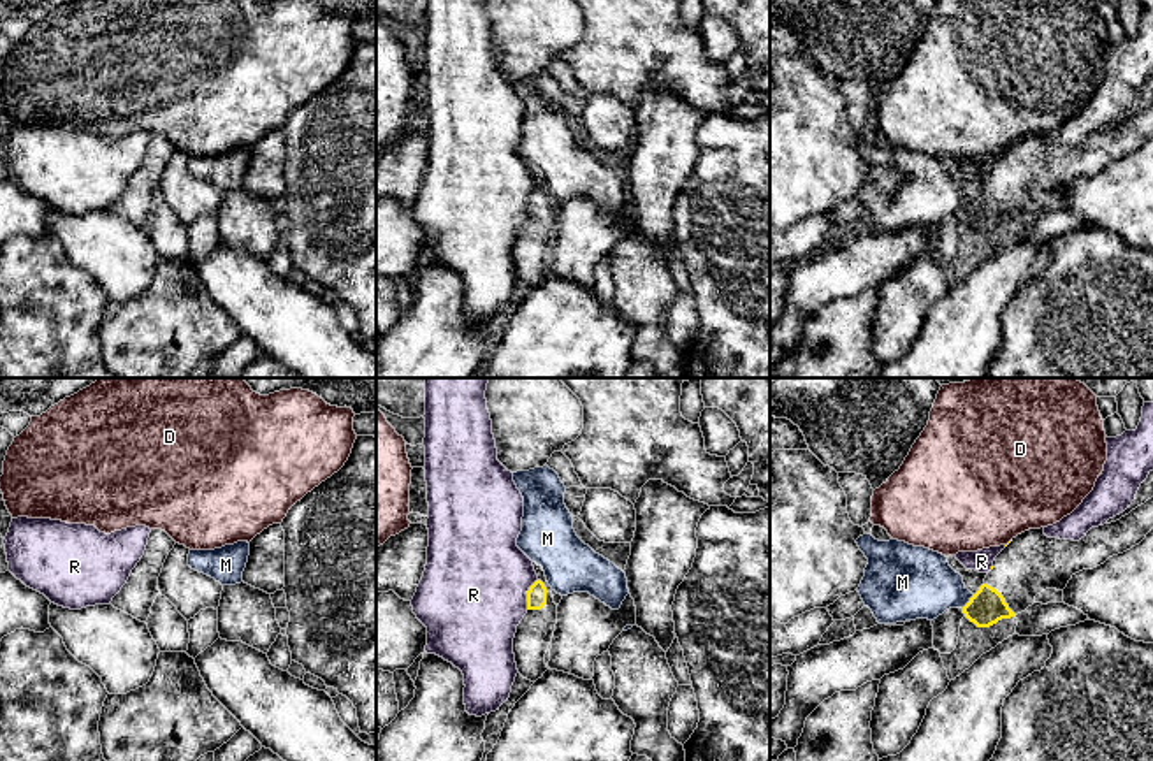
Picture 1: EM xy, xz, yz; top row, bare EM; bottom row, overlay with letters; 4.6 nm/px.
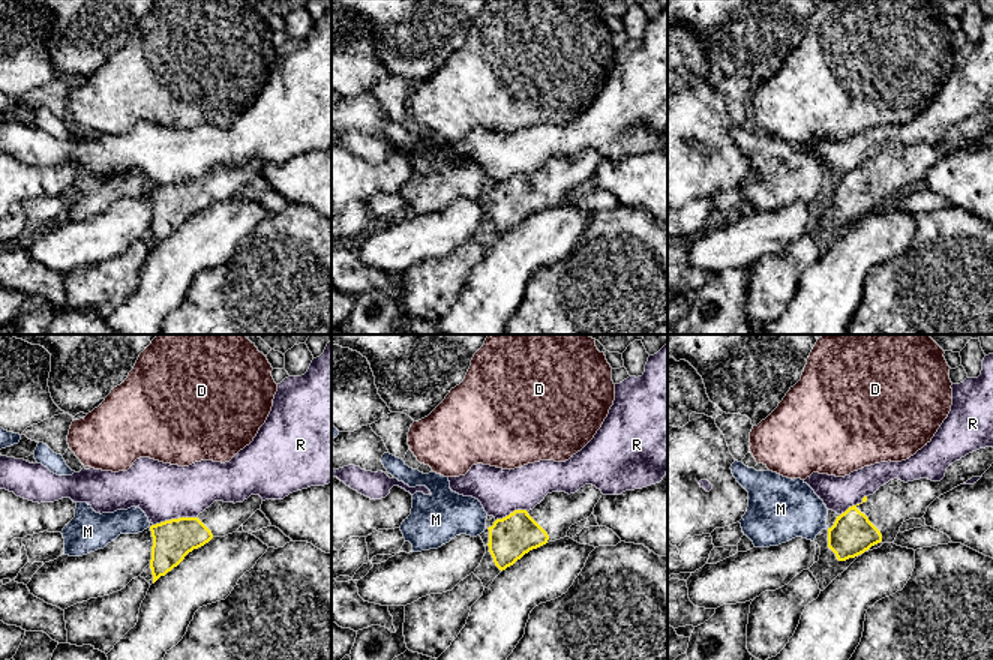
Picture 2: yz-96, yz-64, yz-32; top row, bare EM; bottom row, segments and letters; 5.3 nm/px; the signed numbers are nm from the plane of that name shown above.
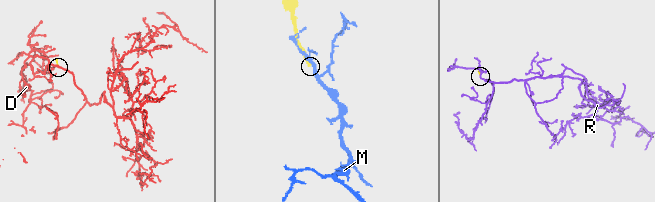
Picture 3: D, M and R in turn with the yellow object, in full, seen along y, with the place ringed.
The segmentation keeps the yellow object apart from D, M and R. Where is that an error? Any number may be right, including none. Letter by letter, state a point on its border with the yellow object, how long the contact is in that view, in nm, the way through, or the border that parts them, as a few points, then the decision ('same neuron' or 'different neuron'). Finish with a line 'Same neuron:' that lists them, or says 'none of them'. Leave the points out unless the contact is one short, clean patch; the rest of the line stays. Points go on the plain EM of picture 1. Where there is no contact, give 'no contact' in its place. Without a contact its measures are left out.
D: meets yellow in yz at (1009, 148); contact 50 nm long; border along yz (1011, 144), (1006, 152); different neuron
M: meets yellow in yz at (969, 208); contact 90 nm long; different neuron
R: meets yellow in xz at (528, 201); contact 150 nm long; different neuron
Same neuron: none of them

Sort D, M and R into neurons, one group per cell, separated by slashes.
D / M / R

